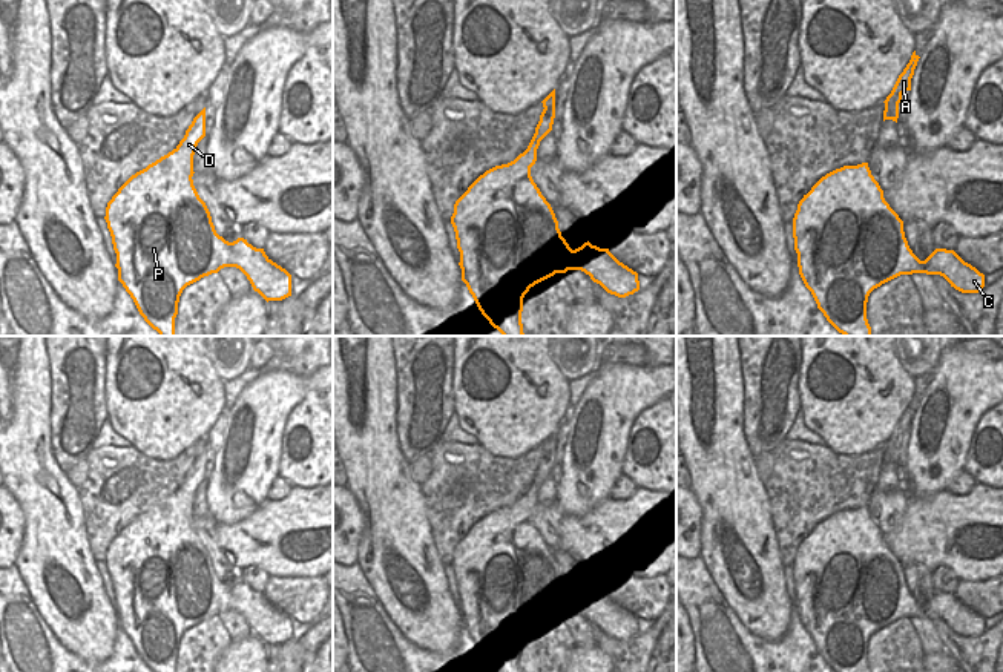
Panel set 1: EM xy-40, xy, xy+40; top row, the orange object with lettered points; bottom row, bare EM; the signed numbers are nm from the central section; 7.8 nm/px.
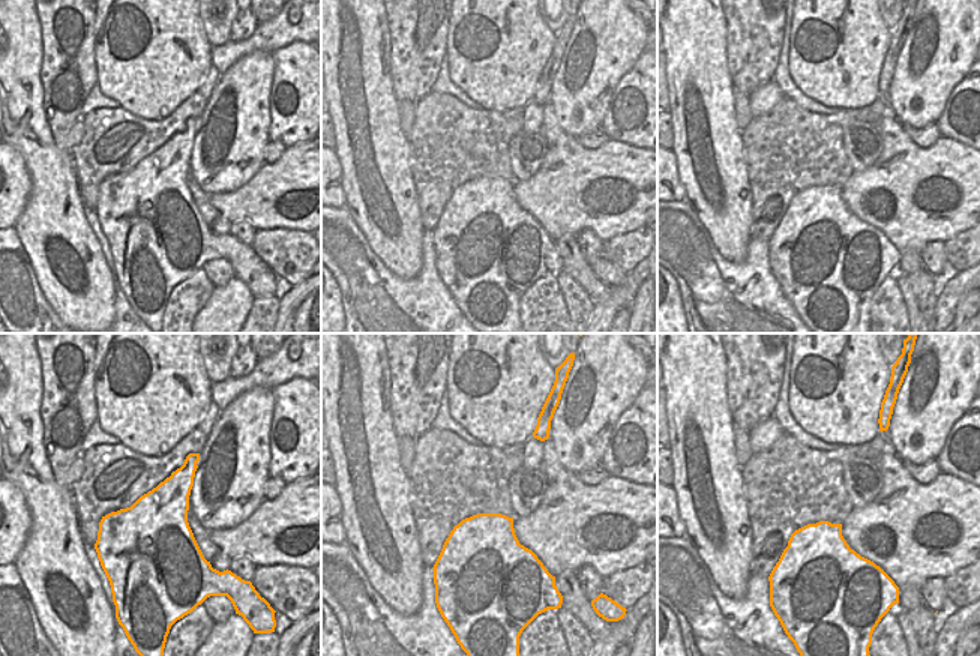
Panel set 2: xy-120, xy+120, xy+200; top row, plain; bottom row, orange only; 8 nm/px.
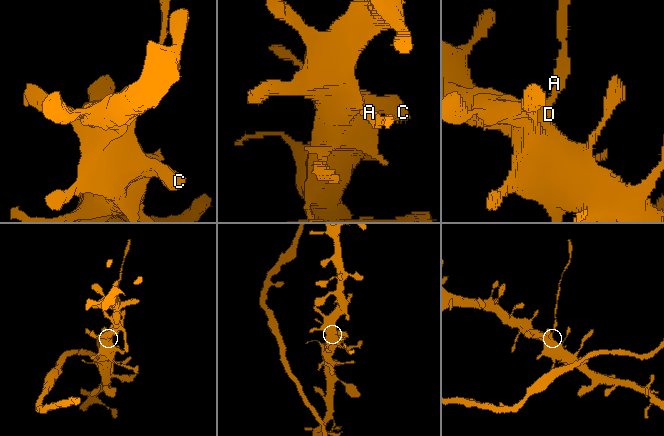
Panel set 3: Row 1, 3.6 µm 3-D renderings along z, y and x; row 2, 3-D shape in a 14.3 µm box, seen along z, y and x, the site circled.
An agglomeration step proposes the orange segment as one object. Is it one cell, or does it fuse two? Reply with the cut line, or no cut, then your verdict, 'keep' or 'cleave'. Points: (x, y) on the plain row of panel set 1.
xy+40 (897, 450), (885, 453) | cleave

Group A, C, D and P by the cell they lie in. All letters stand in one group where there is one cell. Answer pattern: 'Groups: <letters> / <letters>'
Groups: A / C D P

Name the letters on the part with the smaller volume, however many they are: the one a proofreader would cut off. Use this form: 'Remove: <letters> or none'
Remove: A

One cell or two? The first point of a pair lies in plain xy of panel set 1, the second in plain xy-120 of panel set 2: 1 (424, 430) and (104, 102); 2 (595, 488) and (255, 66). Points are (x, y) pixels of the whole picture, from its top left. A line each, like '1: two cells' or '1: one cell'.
1: two cells
2: one cell

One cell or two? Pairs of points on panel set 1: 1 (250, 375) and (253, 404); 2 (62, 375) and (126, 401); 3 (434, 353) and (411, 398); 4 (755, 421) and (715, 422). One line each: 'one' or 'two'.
1: two
2: two
3: one
4: two

